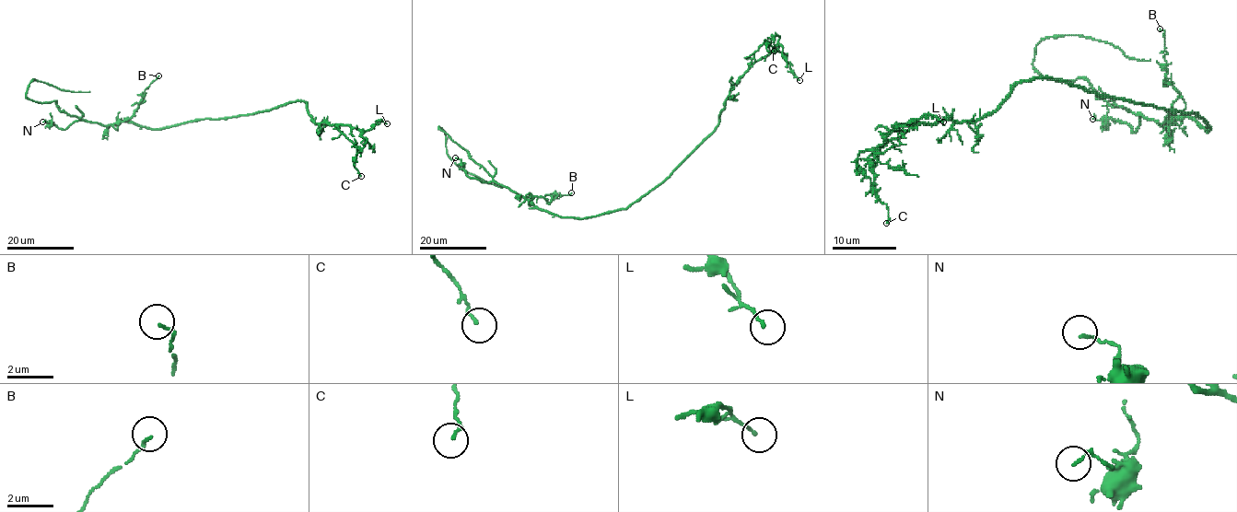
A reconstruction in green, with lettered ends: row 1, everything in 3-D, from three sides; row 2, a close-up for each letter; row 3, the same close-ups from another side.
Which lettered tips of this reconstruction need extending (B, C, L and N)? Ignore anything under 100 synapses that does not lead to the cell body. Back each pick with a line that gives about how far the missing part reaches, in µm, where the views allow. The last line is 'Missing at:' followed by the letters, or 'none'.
Missing at: none

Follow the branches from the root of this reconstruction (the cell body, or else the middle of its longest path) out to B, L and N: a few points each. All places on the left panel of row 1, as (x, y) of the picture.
B: (182, 123), (147, 129), (118, 122), (127, 121), (133, 114), (145, 90), (158, 75)
L: (182, 123), (253, 114), (297, 101), (307, 103), (317, 123), (348, 124), (362, 131), (379, 122), (387, 123)
N: (182, 123), (147, 129), (126, 122), (103, 125), (76, 121), (61, 130), (51, 122), (42, 122)

